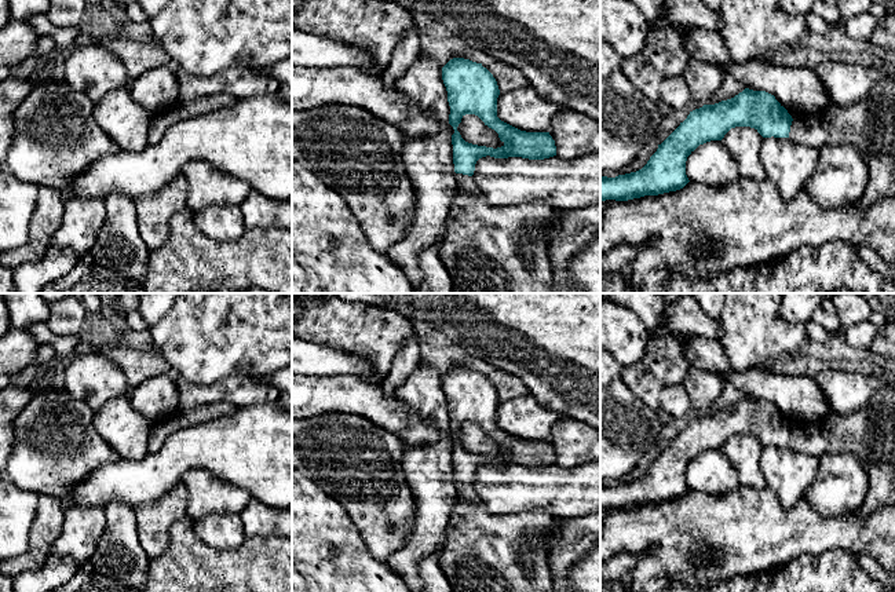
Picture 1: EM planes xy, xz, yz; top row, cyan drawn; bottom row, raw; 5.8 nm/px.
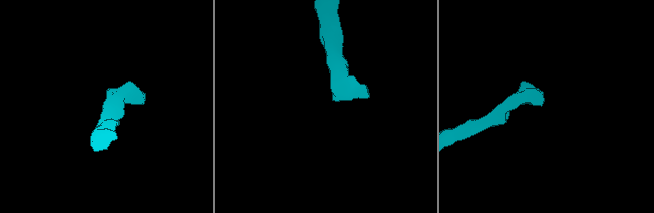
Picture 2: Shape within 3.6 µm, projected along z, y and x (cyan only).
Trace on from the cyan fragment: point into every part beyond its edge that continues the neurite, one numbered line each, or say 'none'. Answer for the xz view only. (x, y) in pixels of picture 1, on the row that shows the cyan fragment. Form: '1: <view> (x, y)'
1: xz (481, 248)

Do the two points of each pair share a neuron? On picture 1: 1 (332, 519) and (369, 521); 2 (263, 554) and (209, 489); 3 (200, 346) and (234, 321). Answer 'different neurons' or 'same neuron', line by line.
1: different neurons
2: different neurons
3: same neuron

